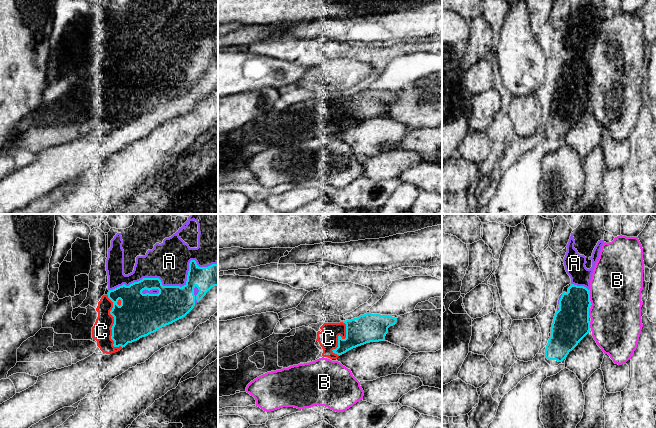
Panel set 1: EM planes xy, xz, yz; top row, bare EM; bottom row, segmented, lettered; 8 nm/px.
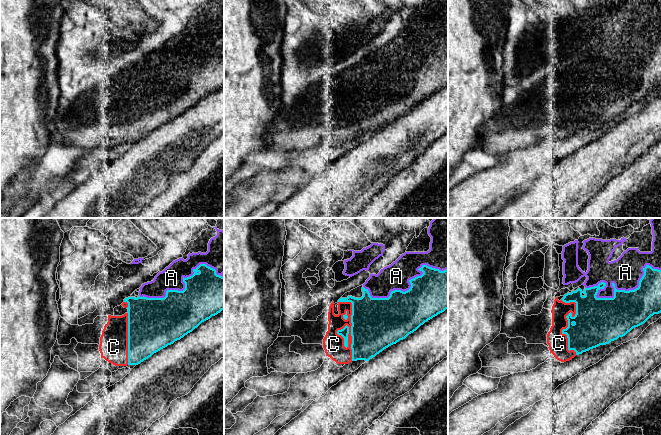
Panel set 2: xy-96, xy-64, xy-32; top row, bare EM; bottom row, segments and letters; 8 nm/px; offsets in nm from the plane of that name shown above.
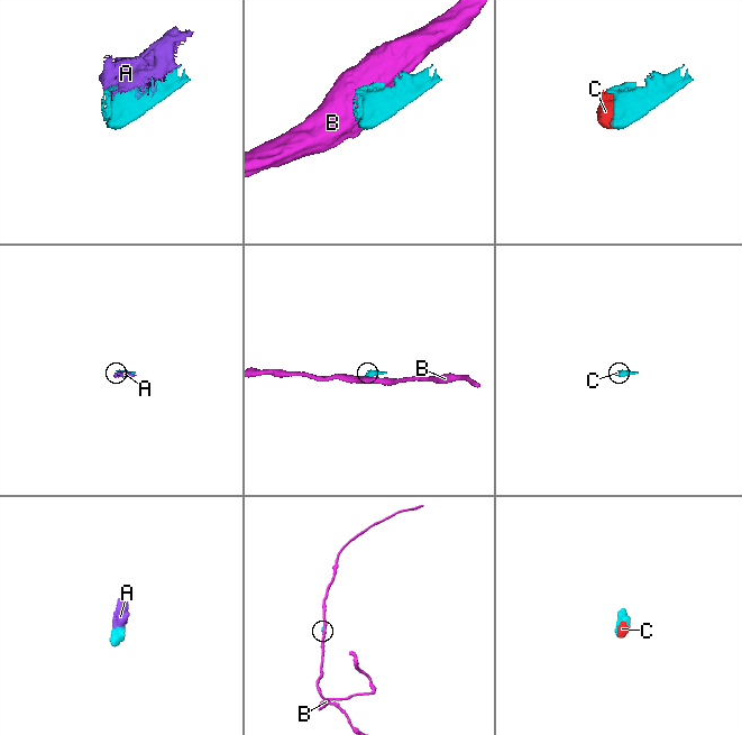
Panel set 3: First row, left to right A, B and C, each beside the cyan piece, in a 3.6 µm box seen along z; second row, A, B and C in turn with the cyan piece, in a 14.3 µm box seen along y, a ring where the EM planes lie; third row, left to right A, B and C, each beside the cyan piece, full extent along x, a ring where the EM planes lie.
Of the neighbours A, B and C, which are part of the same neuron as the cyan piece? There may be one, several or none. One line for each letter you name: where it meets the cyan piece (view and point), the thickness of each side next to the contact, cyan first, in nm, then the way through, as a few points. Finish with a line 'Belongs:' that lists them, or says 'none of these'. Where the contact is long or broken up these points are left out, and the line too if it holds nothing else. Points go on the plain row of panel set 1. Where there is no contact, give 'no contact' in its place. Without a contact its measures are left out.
A: meets cyan in xy at (171, 62); 280 nm thick on the cyan side, 320 nm on the other
C: meets cyan in xy at (113, 100); 340 nm thick on the cyan side, 160 nm on the other
Belongs: A, C

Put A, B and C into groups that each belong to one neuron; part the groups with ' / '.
A C / B

